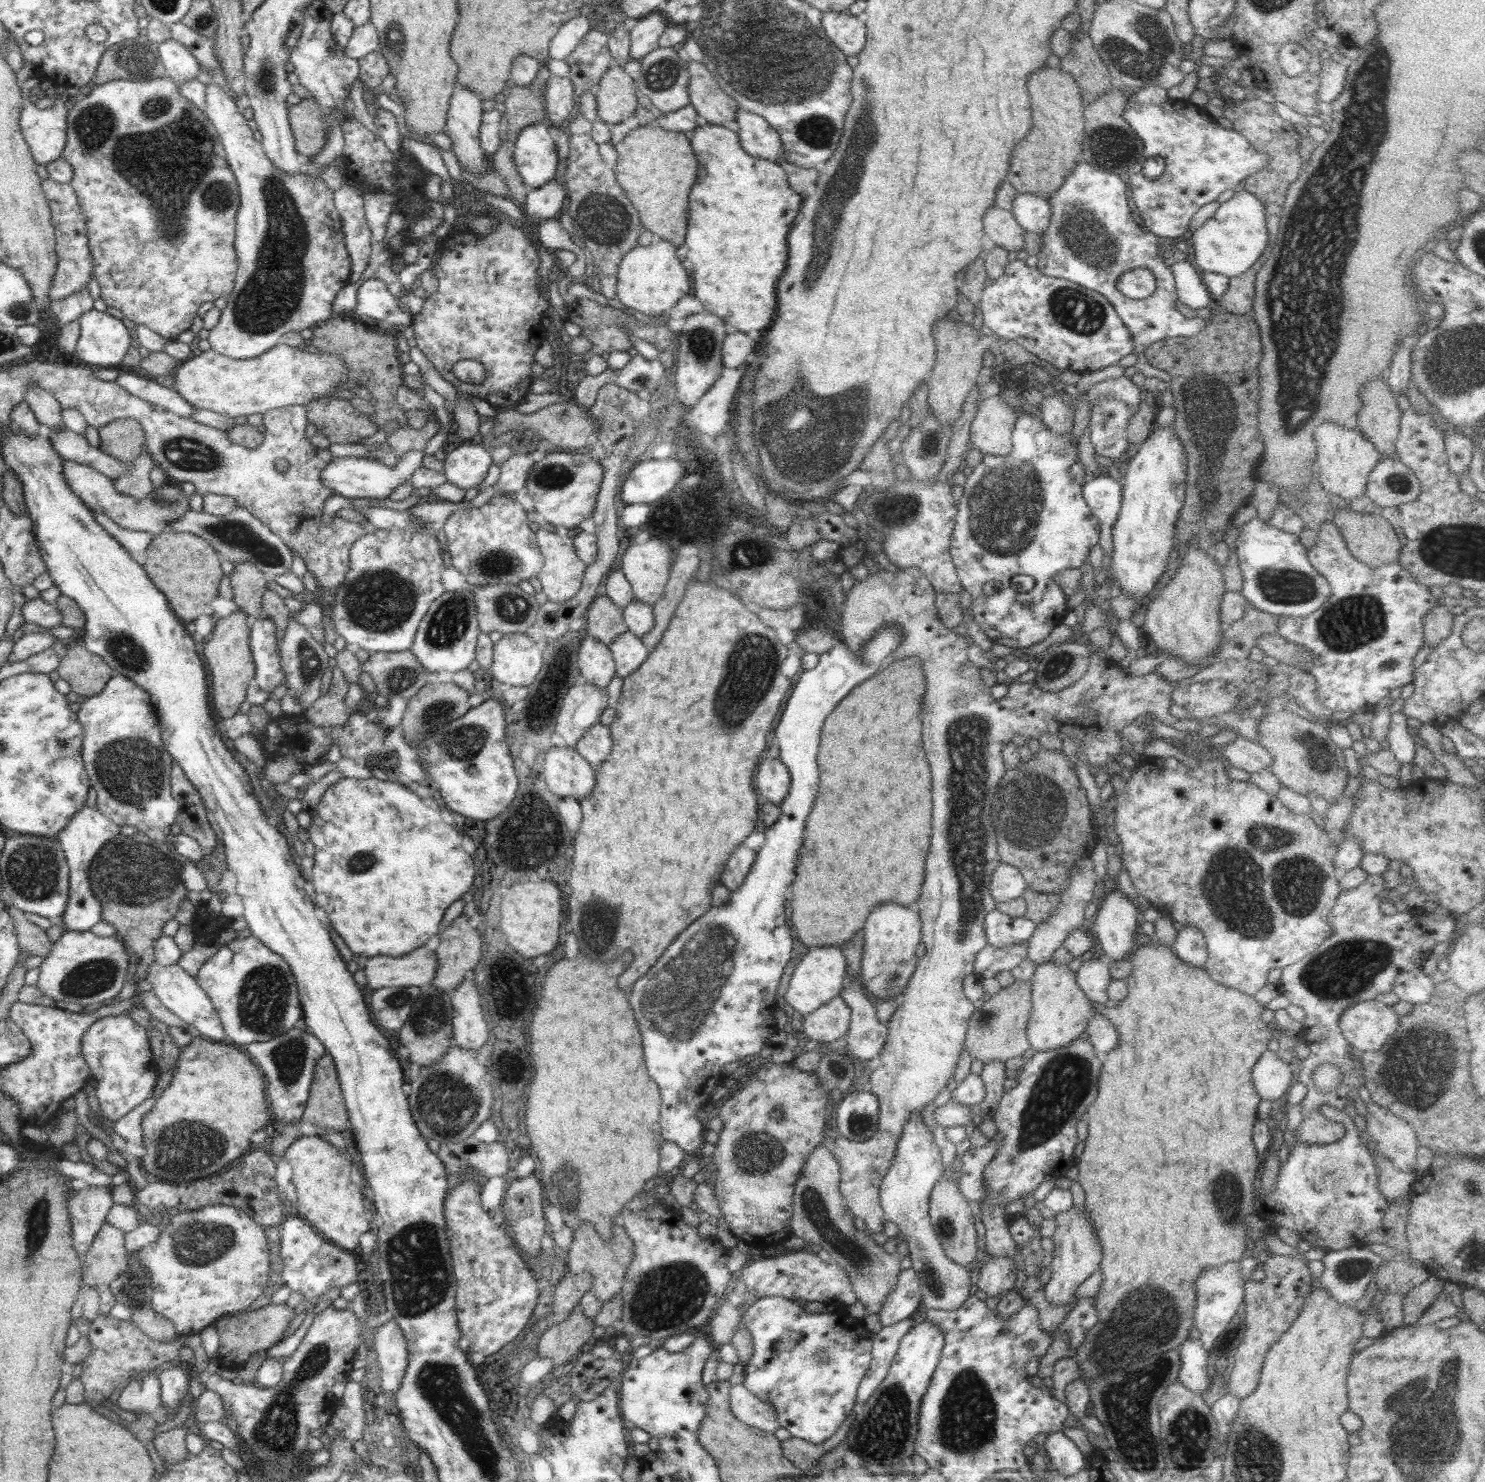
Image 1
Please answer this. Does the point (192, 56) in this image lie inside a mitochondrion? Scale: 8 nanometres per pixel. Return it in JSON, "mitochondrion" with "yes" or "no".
{"mitochondrion":"no"}

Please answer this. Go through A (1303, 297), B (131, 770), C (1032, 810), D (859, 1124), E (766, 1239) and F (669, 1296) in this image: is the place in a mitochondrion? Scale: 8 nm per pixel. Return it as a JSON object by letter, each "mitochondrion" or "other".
{"A":"mitochondrion","B":"mitochondrion","C":"mitochondrion","D":"mitochondrion","E":"other","F":"mitochondrion"}

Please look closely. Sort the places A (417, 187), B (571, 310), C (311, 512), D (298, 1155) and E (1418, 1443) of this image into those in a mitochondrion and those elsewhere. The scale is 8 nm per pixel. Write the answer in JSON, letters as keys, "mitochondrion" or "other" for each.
{"A":"other","B":"other","C":"other","D":"other","E":"mitochondrion"}

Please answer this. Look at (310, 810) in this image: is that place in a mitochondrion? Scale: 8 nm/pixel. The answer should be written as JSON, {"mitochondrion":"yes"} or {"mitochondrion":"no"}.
{"mitochondrion":"no"}

